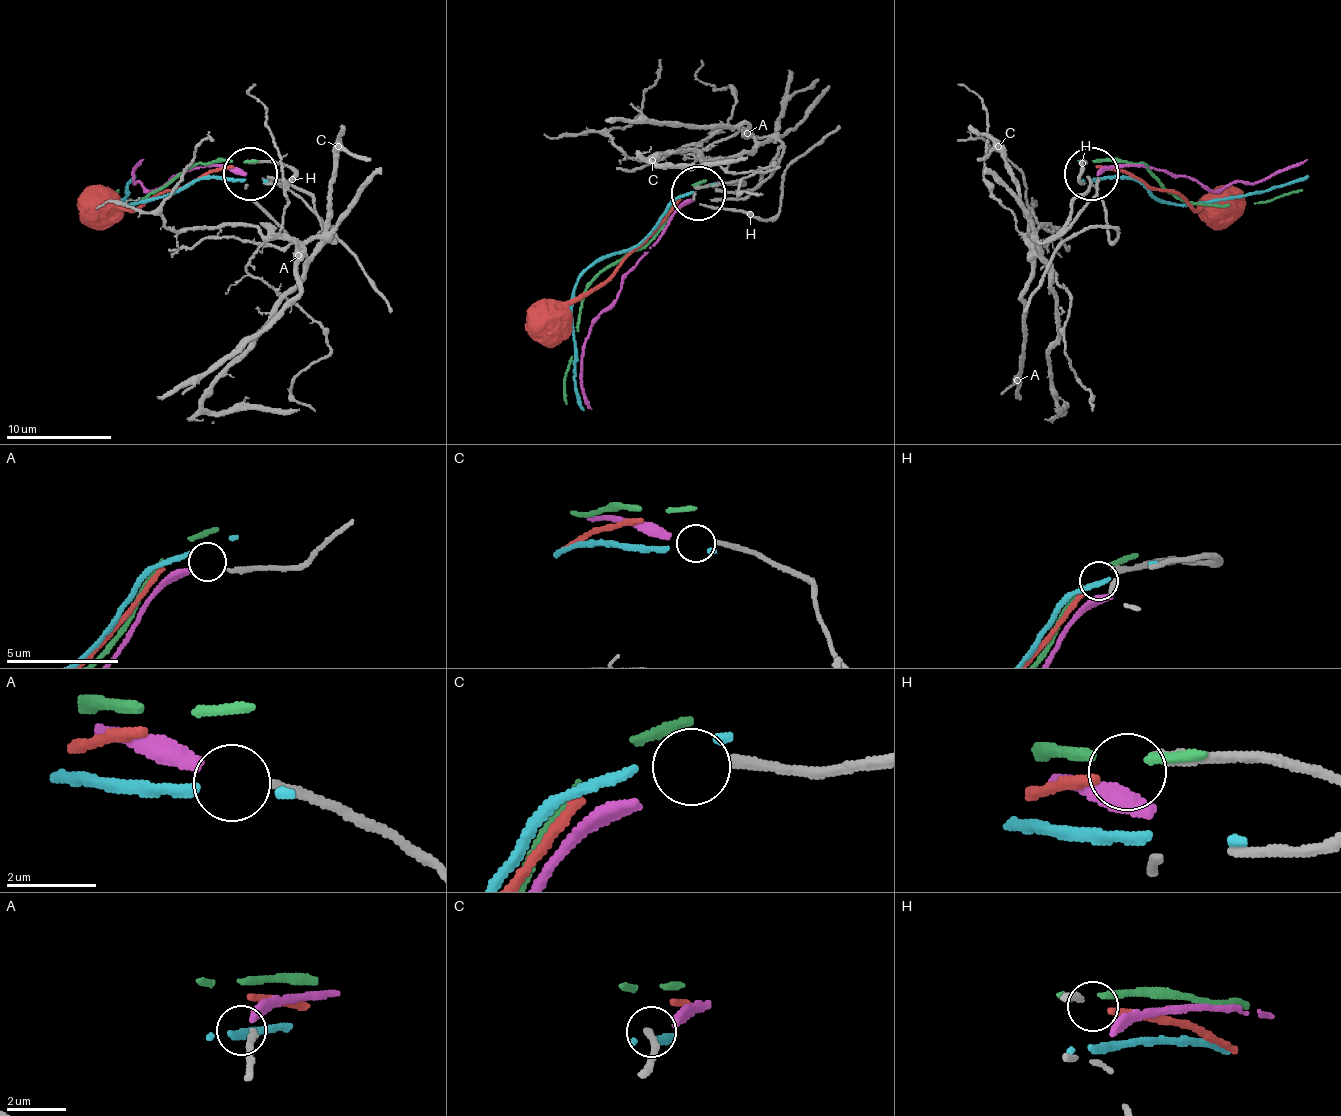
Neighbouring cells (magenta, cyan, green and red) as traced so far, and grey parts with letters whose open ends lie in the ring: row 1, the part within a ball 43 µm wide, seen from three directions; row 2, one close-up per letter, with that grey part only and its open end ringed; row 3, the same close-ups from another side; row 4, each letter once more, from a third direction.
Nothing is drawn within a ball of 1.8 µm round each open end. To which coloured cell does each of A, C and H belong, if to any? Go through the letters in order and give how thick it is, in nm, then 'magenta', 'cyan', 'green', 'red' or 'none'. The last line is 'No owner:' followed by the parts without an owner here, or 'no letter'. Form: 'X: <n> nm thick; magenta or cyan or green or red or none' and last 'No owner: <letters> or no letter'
A: 200 nm thick; magenta
C: 240 nm thick; none
H: 280 nm thick; red
No owner: C

